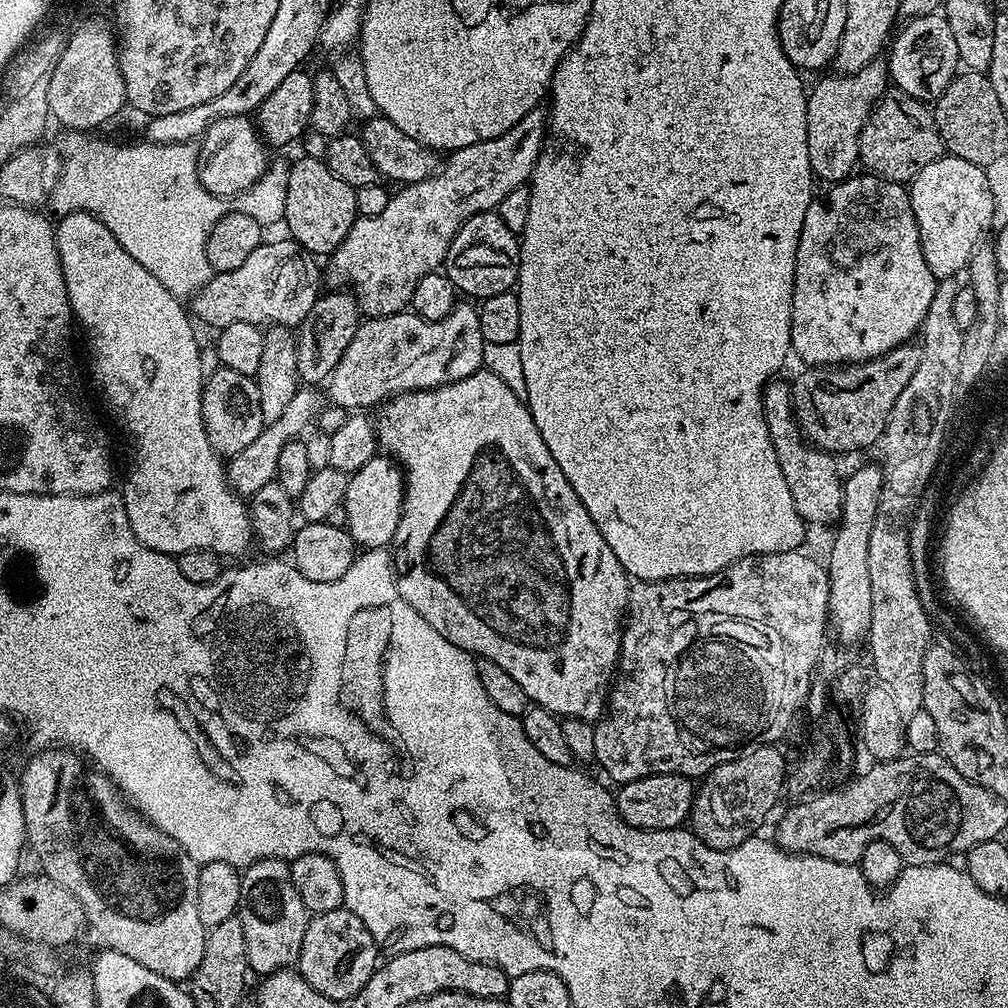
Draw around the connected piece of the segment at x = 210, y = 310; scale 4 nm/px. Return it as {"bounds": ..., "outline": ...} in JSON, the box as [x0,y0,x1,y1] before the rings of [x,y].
{"bounds":[191,238,322,330],"outline":[[[291,238],[283,239],[272,240],[269,244],[268,241],[261,242],[254,250],[254,254],[250,254],[250,258],[246,258],[246,262],[242,262],[242,266],[238,266],[238,270],[217,272],[210,277],[206,286],[202,286],[196,295],[191,297],[191,315],[197,321],[200,319],[202,323],[209,324],[213,330],[225,328],[234,322],[250,322],[257,326],[283,324],[285,328],[295,329],[302,322],[302,318],[306,318],[306,314],[310,314],[310,310],[315,306],[317,300],[321,299],[320,272],[322,276],[322,268],[321,265],[320,268],[316,265],[319,263],[314,259],[312,253],[305,252],[301,244]]]}

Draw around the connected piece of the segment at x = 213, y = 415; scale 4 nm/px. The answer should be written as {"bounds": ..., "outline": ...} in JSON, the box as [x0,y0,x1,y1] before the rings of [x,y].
{"bounds":[202,366,265,458],"outline":[[[223,366],[217,368],[204,382],[202,418],[206,426],[206,438],[210,438],[210,446],[222,458],[230,458],[238,454],[238,450],[250,446],[250,442],[258,438],[265,425],[255,379],[246,374],[238,374],[238,370]]]}

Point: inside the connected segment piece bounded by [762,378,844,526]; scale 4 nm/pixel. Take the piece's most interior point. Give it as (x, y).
(817, 489)

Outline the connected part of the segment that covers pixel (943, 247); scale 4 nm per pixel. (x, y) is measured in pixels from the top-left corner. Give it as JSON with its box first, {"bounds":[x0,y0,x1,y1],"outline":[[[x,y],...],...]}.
{"bounds":[908,154,995,281],"outline":[[[942,154],[934,162],[930,162],[930,166],[918,170],[918,174],[910,181],[908,197],[914,210],[914,218],[918,222],[918,234],[922,242],[922,254],[926,258],[926,266],[930,266],[937,281],[955,277],[958,272],[963,273],[968,267],[974,250],[980,247],[985,239],[984,231],[988,227],[991,229],[994,224],[995,202],[985,169],[963,158]]]}

